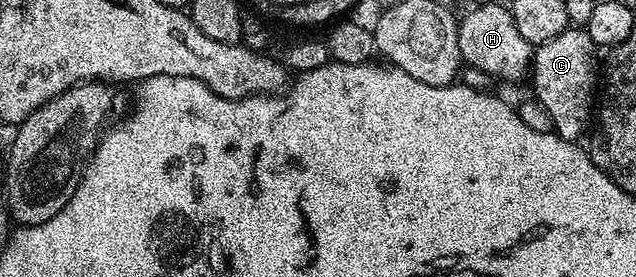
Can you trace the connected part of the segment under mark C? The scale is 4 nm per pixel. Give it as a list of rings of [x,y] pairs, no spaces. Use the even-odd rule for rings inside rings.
[[[574,26],[558,33],[554,41],[546,41],[535,48],[530,68],[531,94],[544,106],[546,113],[550,113],[555,134],[564,139],[579,140],[579,135],[589,130],[594,115],[594,92],[598,87],[596,54],[598,48],[594,41],[590,41],[587,30]]]

